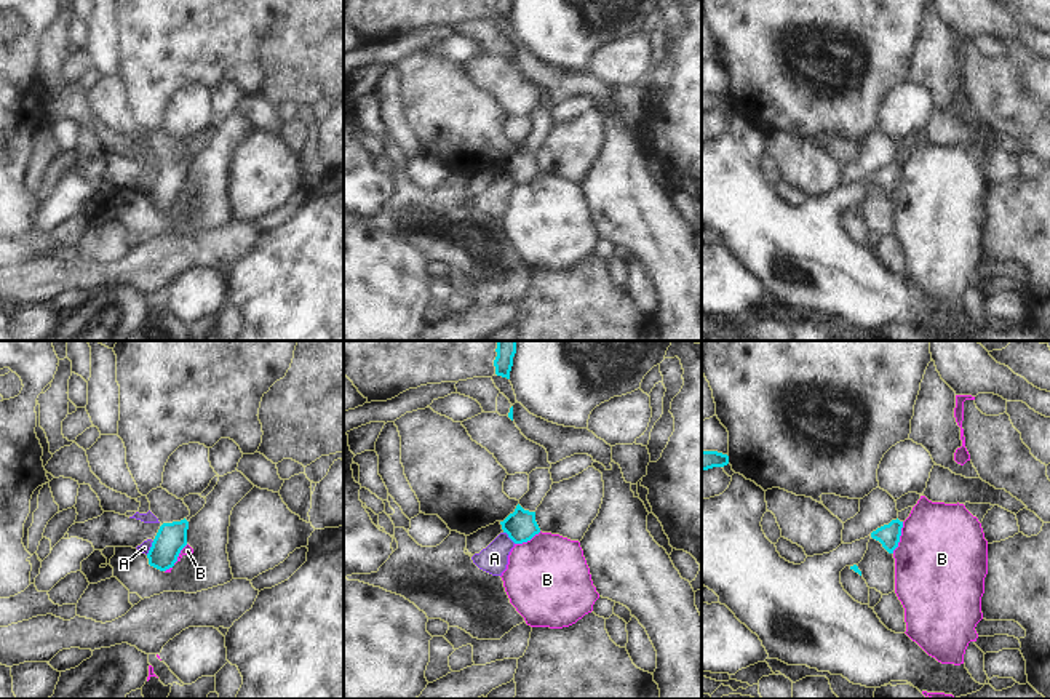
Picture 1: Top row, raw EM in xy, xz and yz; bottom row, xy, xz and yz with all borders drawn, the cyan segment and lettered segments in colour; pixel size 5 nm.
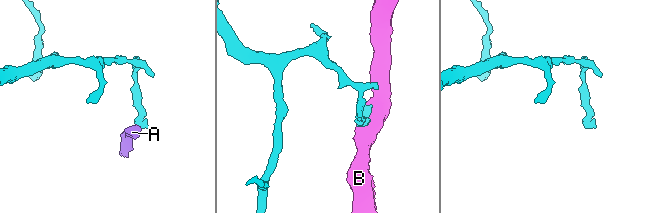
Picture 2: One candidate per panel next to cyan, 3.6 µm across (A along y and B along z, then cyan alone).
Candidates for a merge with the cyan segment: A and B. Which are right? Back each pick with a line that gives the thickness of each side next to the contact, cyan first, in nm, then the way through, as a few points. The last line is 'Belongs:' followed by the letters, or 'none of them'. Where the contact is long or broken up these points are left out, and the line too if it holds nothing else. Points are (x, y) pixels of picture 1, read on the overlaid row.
Belongs: none of them

